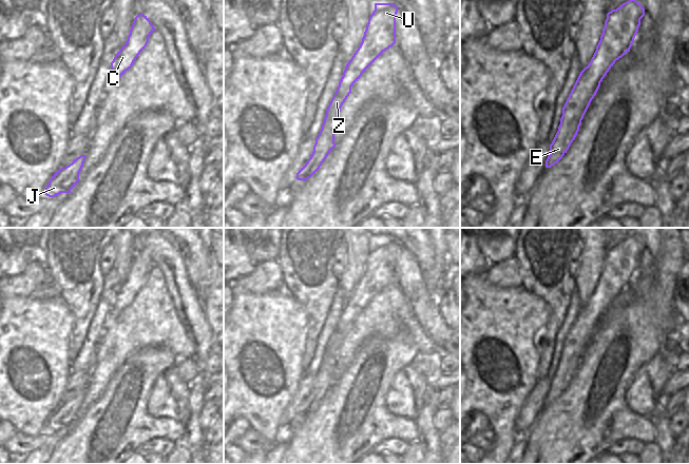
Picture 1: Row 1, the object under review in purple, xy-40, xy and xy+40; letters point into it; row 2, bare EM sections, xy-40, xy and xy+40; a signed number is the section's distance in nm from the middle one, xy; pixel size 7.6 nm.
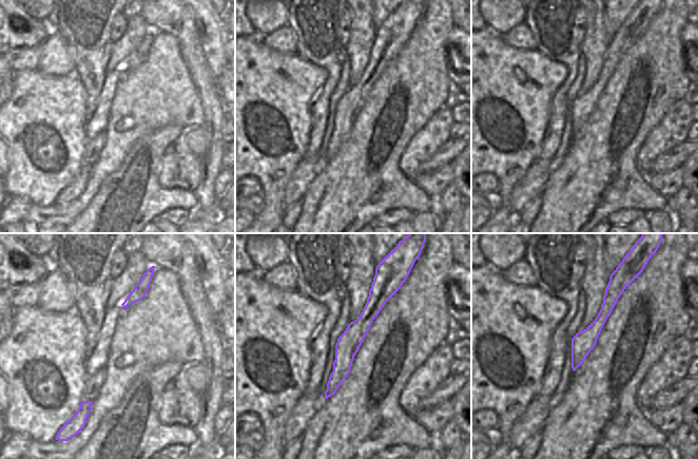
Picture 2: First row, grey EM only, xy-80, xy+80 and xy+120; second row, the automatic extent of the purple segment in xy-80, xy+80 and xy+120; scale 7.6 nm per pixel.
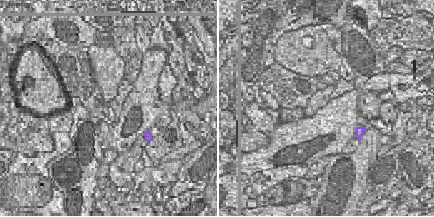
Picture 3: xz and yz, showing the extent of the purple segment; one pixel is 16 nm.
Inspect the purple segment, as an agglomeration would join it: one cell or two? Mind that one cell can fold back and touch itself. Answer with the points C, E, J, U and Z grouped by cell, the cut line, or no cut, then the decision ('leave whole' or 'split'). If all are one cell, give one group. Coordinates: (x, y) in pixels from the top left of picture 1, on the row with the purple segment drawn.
C E J U Z; no cut; leave whole

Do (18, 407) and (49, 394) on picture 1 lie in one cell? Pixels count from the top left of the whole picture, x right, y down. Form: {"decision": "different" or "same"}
{"decision": "same"}

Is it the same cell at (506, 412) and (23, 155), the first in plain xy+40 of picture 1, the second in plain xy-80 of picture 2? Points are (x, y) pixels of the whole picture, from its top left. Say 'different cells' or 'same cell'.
same cell

